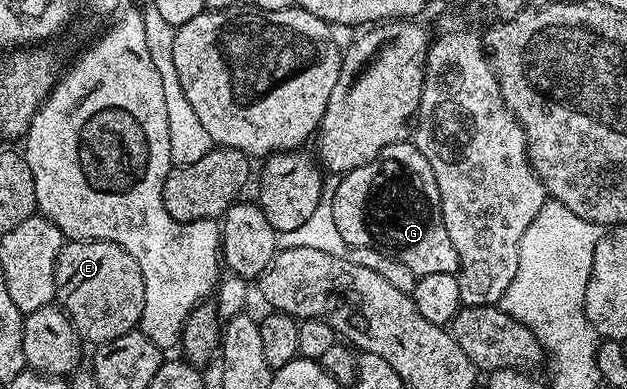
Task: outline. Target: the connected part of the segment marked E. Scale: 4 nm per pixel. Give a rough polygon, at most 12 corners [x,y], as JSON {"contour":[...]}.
{"contour":[[66,242],[55,299],[86,344],[138,330],[143,273],[117,243]]}

